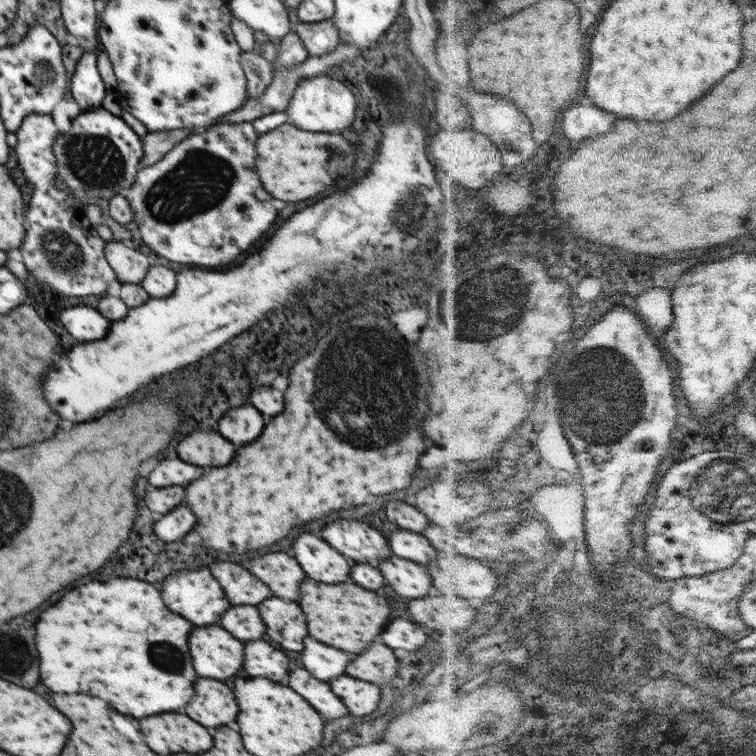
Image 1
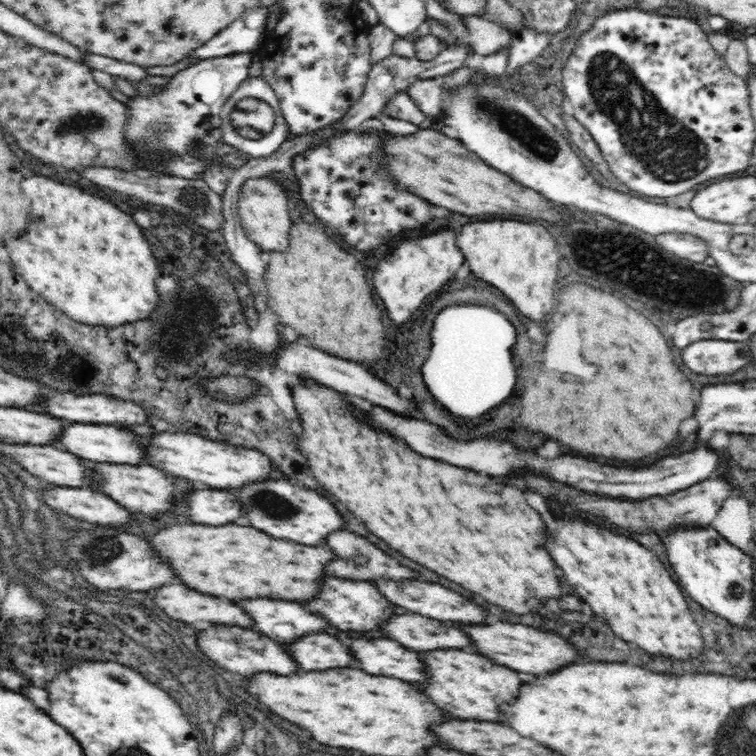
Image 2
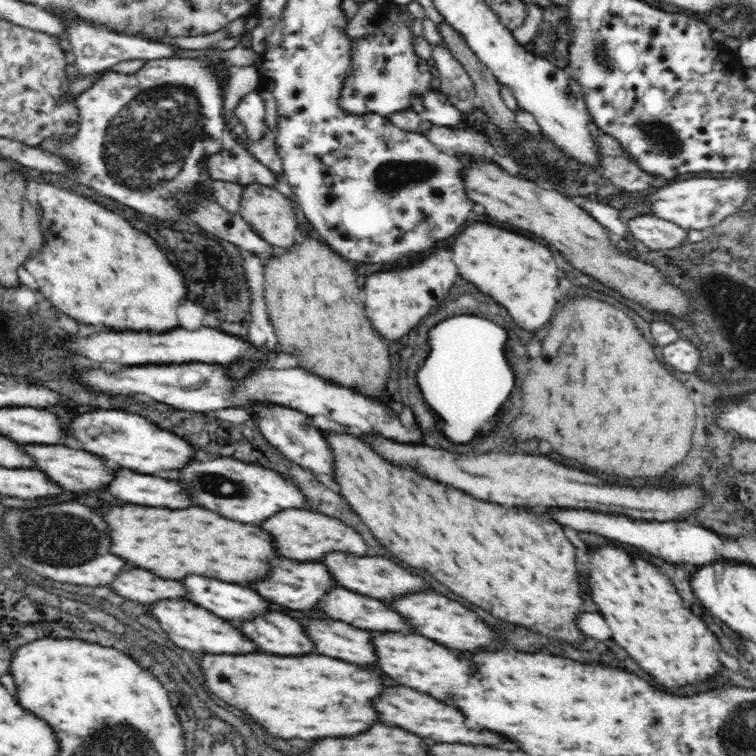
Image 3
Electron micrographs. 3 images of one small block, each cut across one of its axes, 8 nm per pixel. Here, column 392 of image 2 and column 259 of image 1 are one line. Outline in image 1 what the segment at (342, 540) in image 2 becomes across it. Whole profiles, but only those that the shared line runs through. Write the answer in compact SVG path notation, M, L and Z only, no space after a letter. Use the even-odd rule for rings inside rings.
M284 552L266 554L250 562L250 572L268 584L274 596L290 600L300 598L300 582L304 580L304 572L292 556Z

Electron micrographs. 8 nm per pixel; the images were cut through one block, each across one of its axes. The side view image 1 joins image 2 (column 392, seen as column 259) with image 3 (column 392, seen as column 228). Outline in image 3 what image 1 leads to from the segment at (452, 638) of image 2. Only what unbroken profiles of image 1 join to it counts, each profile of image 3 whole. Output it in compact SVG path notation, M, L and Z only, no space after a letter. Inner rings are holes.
M334 586L326 592L317 608L326 612L330 619L352 624L362 630L380 632L412 632L412 626L396 610L384 601L374 600L342 586Z

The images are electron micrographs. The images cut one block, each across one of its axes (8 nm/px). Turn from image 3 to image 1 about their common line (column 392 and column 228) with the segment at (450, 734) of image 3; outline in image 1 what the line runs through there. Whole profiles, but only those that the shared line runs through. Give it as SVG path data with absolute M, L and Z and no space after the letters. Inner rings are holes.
M198 678L196 696L192 696L192 704L188 704L184 712L202 726L216 728L236 720L238 704L232 688L228 688L226 684Z

